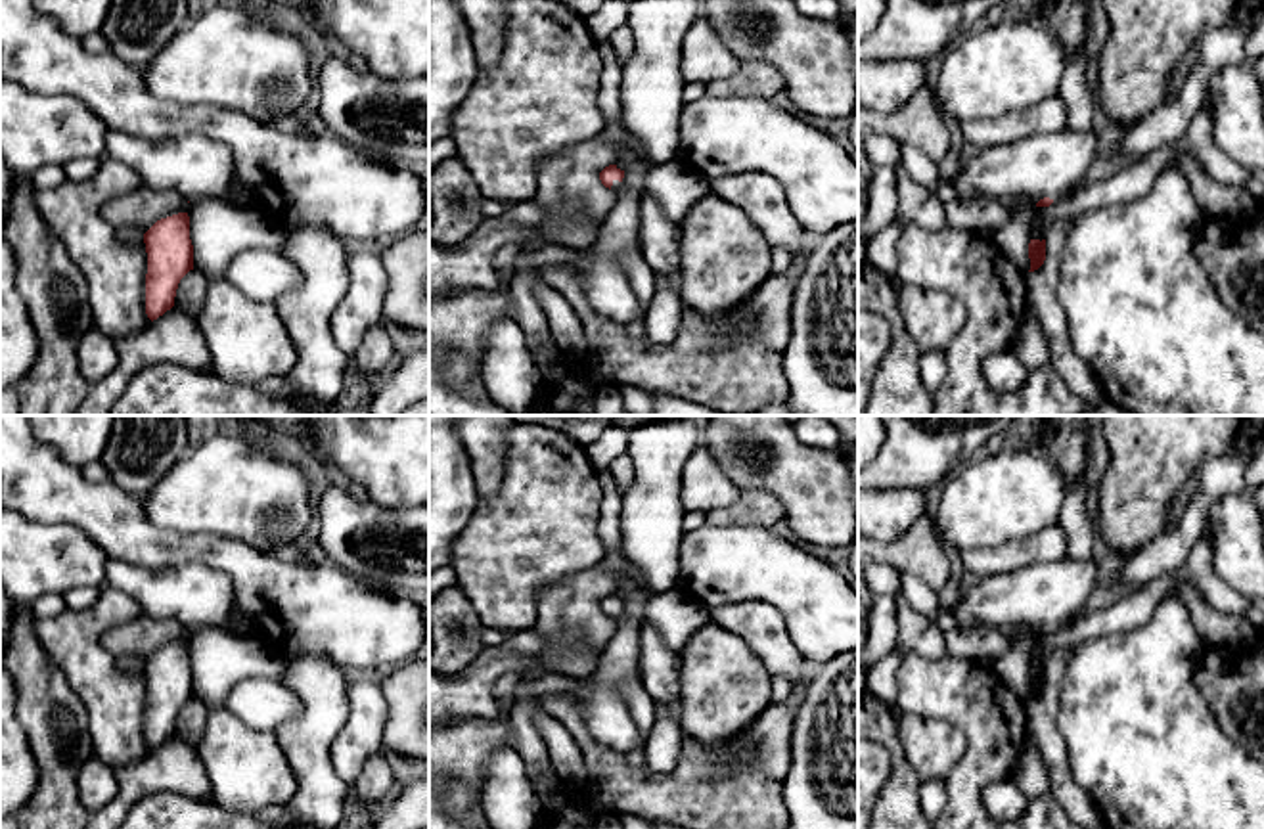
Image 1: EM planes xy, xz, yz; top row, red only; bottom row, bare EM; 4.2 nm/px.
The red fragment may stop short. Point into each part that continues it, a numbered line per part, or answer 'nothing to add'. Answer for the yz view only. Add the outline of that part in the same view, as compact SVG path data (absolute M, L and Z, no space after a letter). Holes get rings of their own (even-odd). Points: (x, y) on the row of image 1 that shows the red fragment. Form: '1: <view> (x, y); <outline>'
1: yz (1042, 165); M1065 126L1059 132L1042 132L1005 146L982 147L959 167L958 174L950 180L940 178L938 184L948 182L963 199L979 195L1000 201L1030 199L1038 203L1044 197L1057 201L1076 188L1095 155L1097 134L1094 128L1071 130Z

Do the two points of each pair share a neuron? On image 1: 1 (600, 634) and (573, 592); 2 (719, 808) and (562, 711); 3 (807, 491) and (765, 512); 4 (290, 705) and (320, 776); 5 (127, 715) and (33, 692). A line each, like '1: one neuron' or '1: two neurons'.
1: one neuron
2: one neuron
3: two neurons
4: two neurons
5: two neurons

